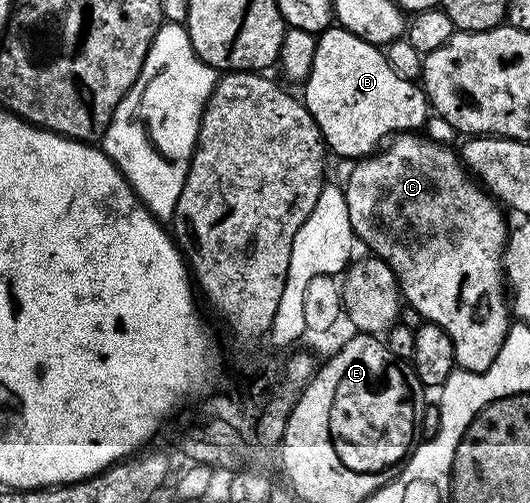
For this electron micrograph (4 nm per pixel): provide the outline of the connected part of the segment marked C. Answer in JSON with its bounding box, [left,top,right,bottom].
[343,134,510,372]

